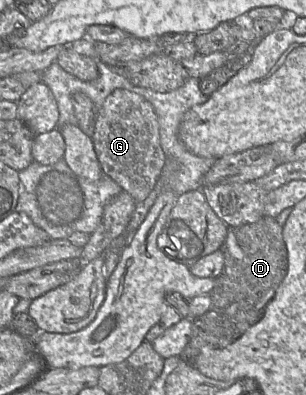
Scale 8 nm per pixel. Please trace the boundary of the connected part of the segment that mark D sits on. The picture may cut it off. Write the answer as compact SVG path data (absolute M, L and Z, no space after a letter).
M263 216L257 222L240 227L229 227L226 239L220 249L224 254L224 267L215 278L215 285L210 292L209 309L192 320L192 330L188 343L179 355L181 361L193 363L204 350L223 349L232 344L262 317L267 304L273 299L284 279L288 267L287 249L283 239L283 227L273 217Z

